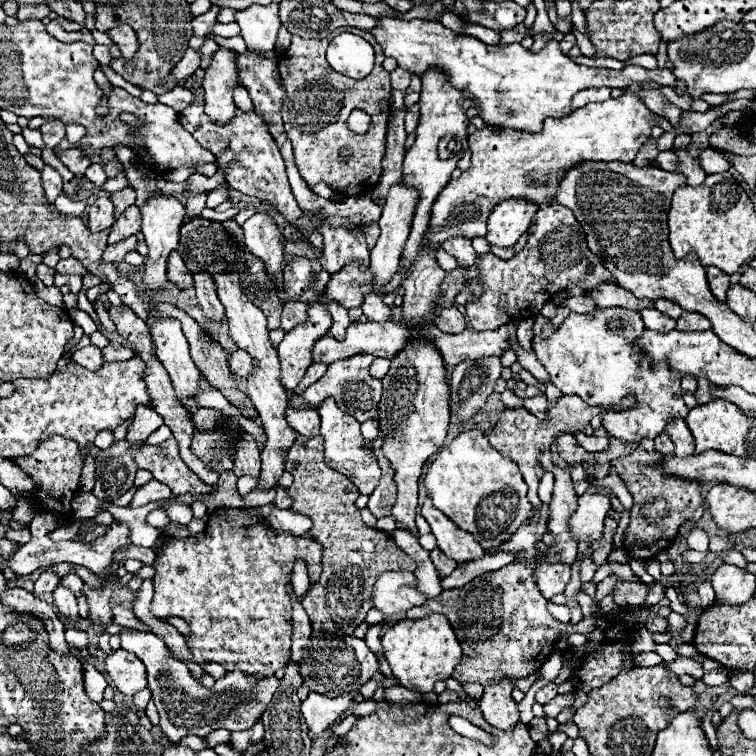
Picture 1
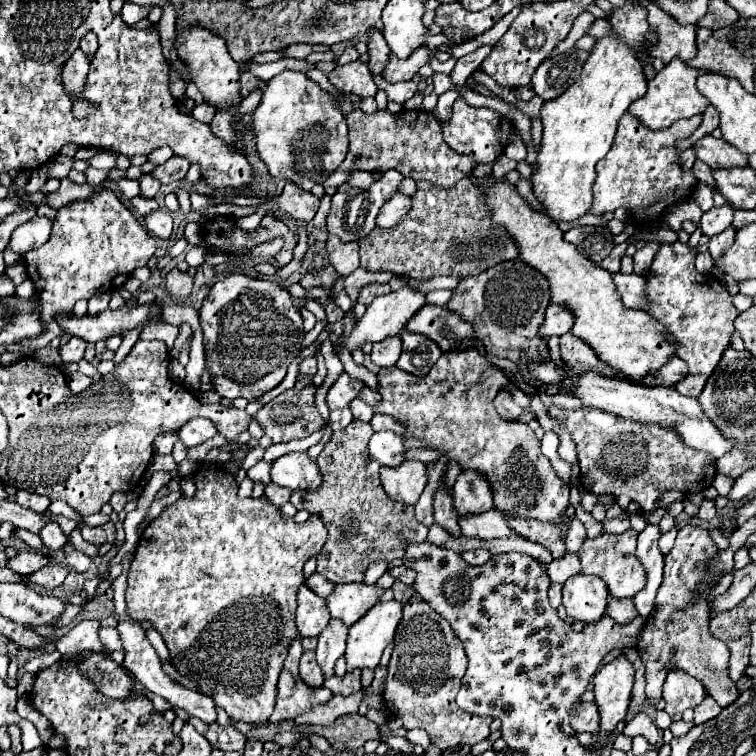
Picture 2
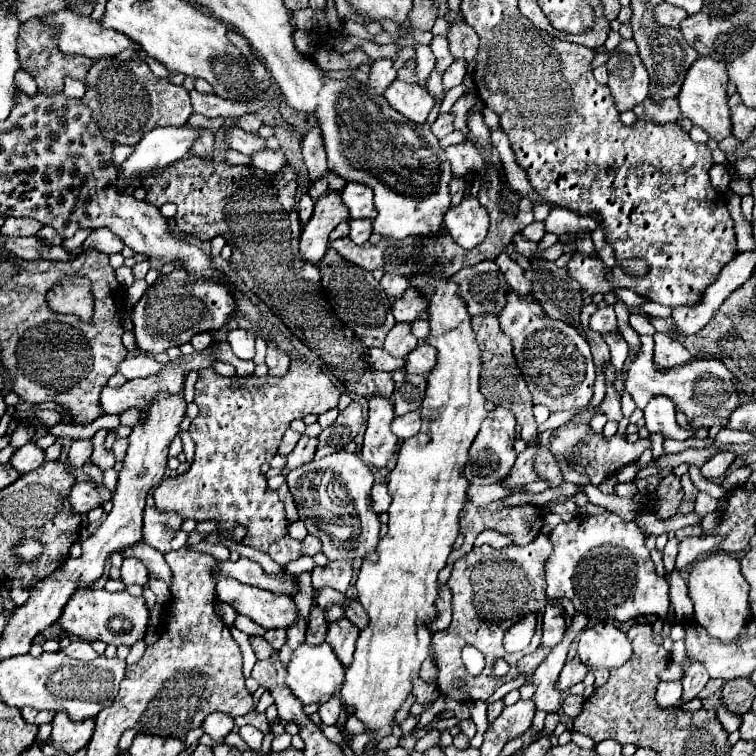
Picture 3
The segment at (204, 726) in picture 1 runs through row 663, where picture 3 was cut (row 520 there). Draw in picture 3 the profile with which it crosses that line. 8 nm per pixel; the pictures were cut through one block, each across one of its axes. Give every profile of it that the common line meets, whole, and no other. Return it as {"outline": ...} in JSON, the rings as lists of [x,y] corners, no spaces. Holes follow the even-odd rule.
{"outline":[[[144,508],[144,542],[160,550],[162,554],[180,550],[186,544],[186,532],[180,530],[182,520],[176,514],[160,514],[154,508]]]}

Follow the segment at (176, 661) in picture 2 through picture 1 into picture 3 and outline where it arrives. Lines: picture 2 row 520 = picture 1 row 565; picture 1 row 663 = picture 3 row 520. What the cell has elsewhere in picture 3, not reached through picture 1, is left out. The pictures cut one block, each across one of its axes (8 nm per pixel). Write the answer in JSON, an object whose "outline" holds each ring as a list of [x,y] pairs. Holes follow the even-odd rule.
{"outline":[[[292,362],[290,372],[284,378],[274,376],[232,376],[224,378],[218,376],[212,368],[200,370],[198,382],[196,382],[196,394],[194,402],[198,404],[200,412],[190,424],[190,436],[196,444],[194,462],[188,472],[176,476],[176,478],[164,478],[154,488],[154,508],[160,512],[172,512],[180,518],[194,518],[196,522],[204,520],[216,520],[220,534],[230,534],[234,528],[242,526],[246,528],[246,536],[242,538],[242,544],[254,546],[260,552],[268,552],[272,542],[282,540],[288,534],[288,518],[284,514],[284,504],[280,502],[276,492],[270,492],[266,486],[266,478],[262,474],[262,464],[268,464],[278,444],[288,430],[290,422],[296,418],[304,418],[306,414],[324,414],[332,408],[336,408],[340,398],[340,388],[330,380],[326,372],[322,372],[316,364],[308,362]]]}

